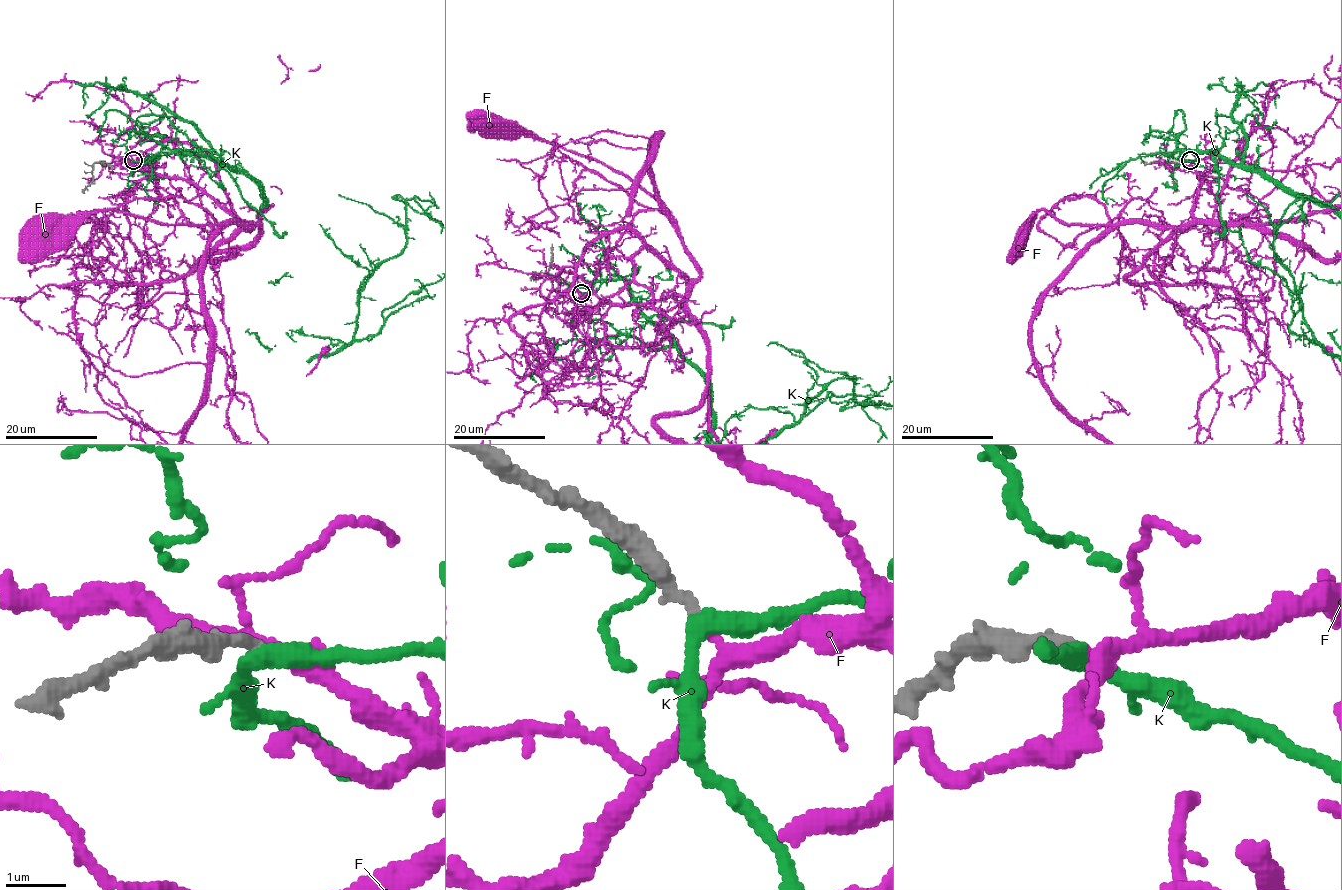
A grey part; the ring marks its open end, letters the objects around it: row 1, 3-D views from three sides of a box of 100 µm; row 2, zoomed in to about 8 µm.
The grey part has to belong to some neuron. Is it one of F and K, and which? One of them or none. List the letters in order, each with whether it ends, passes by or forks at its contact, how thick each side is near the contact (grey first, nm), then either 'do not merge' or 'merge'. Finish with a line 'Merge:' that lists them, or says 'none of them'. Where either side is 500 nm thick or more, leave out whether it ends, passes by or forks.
F: it passes by; 200 nm thick on the grey side, 240 nm on the other; merge
K: it passes by; 240 nm thick on the grey side, 300 nm on the other; do not merge
Merge: F

